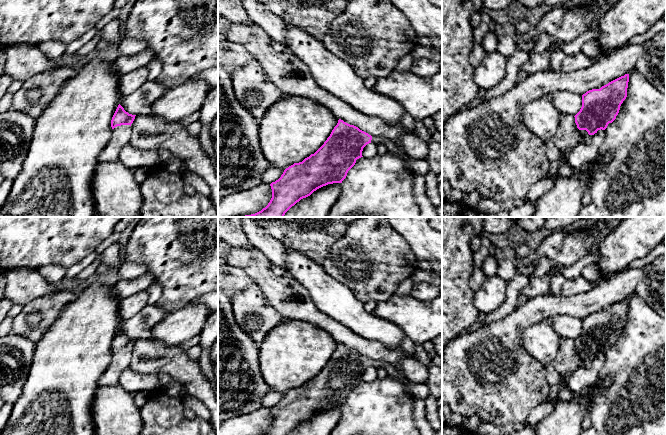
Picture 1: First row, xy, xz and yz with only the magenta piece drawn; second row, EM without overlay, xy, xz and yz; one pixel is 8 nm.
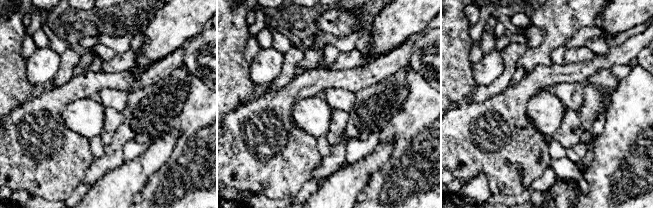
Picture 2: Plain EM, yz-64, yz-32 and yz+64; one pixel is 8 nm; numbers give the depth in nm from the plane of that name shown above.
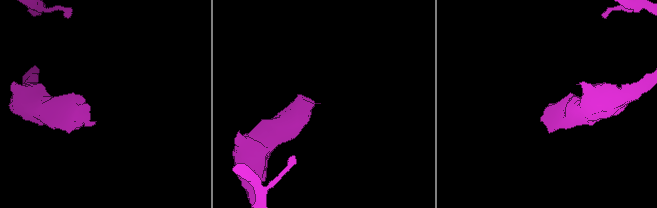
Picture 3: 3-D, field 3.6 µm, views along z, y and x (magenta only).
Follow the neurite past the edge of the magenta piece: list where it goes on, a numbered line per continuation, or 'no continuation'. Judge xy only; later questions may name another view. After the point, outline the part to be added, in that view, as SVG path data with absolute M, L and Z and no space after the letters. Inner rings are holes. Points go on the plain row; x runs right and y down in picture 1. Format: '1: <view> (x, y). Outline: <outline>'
1: xy (121, 359). Outline: M130 349L117 350L112 354L112 360L104 373L101 375L99 387L121 386L121 375L130 367L132 354Z

